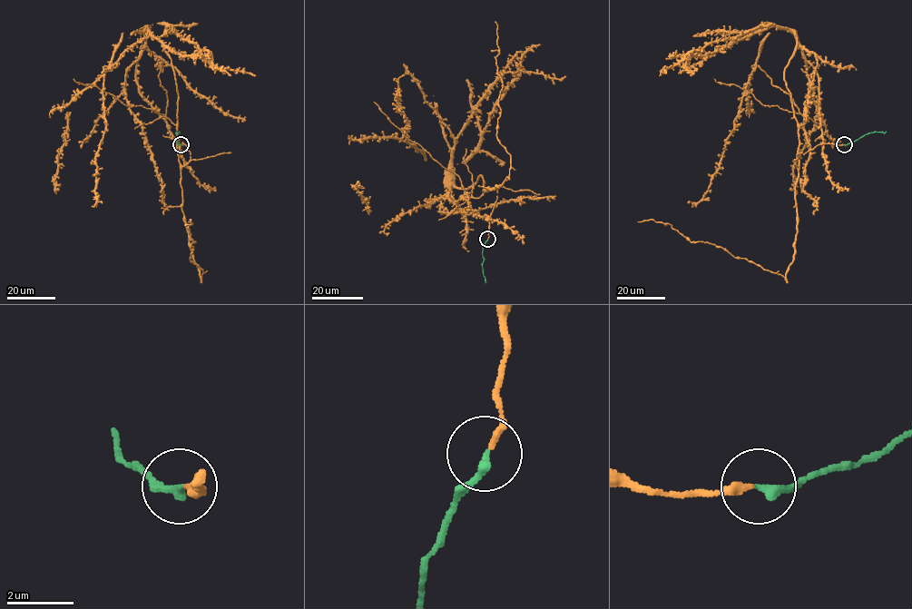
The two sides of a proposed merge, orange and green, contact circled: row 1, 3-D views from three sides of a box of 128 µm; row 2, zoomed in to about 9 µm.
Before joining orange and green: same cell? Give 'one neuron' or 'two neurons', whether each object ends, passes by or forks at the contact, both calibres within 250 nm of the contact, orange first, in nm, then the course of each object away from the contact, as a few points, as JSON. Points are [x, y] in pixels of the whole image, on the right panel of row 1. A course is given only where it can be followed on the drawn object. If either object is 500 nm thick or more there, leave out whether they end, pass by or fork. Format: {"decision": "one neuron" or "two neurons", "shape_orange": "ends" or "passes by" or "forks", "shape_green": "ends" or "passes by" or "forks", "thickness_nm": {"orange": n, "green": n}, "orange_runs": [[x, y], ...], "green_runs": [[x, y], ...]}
{"decision": "one neuron", "shape_orange": "ends", "shape_green": "ends", "thickness_nm": {"orange": 200, "green": 280}, "orange_runs": [[844, 144], [816, 145], [796, 165], [789, 30], [769, 25], [687, 60], [741, 34], [692, 35]], "green_runs": [[844, 144], [867, 134], [886, 132]]}

